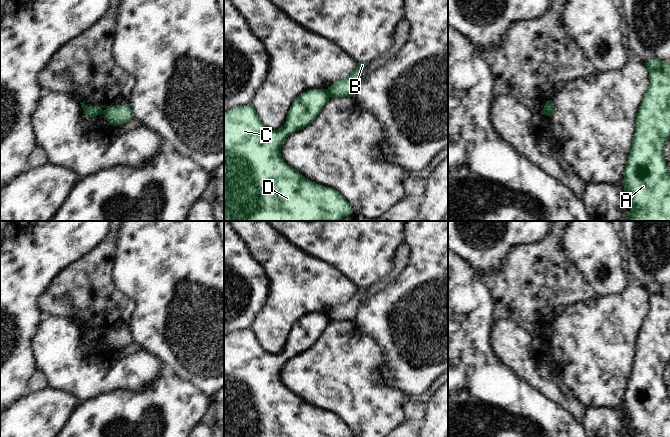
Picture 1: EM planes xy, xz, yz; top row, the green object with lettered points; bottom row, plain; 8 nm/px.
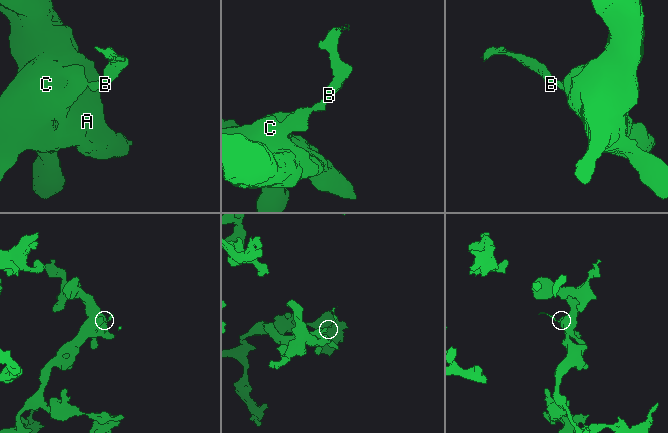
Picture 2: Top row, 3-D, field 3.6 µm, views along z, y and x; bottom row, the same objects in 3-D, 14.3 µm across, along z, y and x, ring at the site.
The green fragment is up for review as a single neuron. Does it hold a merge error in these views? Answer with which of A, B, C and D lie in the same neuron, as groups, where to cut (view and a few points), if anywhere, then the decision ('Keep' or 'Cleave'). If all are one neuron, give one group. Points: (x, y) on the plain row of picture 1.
Groups: A C D / B. Split along xz (326, 313), (331, 320). Cleave

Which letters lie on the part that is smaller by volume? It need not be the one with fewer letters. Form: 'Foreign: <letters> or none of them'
Foreign: B

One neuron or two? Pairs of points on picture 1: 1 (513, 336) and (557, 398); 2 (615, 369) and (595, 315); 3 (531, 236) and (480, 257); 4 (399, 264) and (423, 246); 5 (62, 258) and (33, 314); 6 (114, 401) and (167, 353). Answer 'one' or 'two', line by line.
1: one
2: one
3: one
4: two
5: one
6: two

